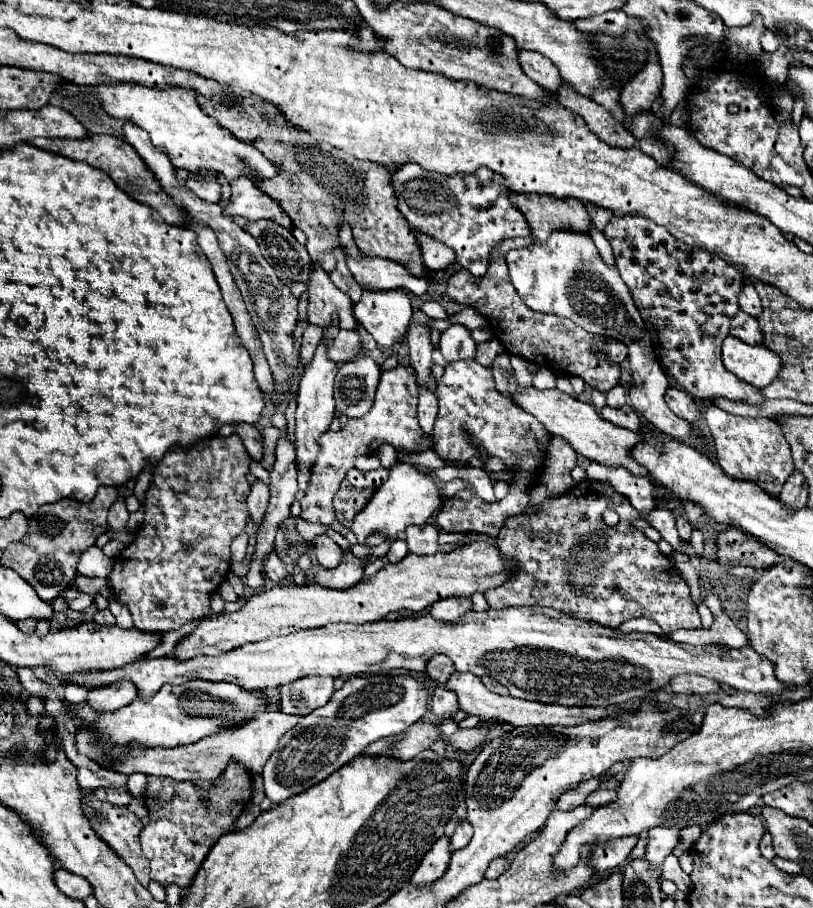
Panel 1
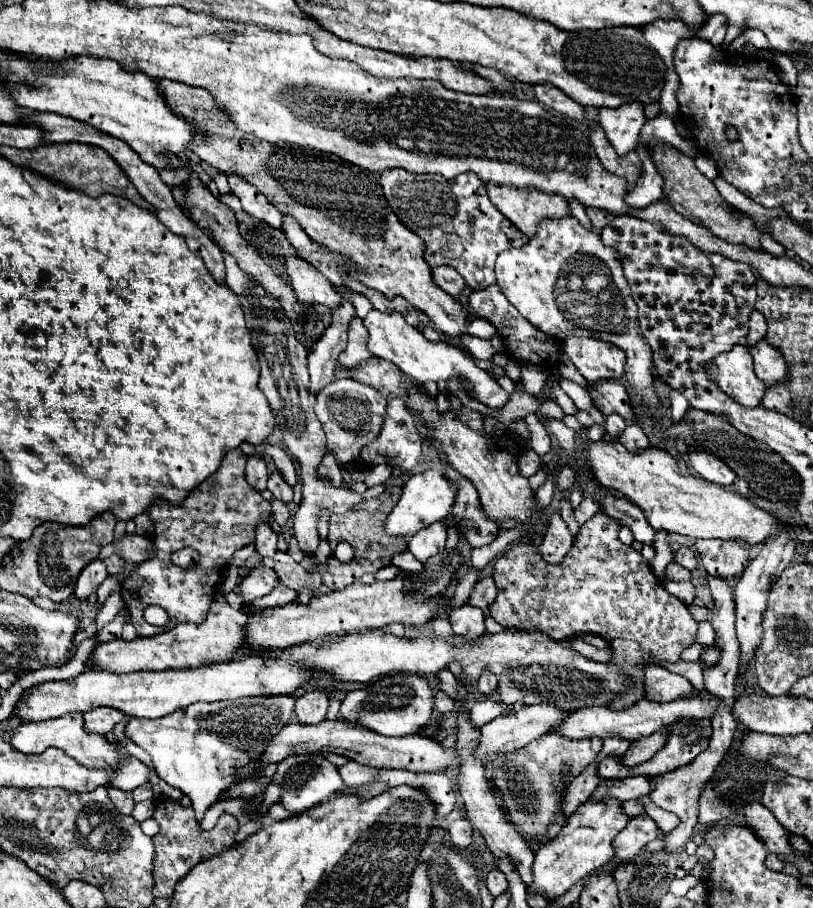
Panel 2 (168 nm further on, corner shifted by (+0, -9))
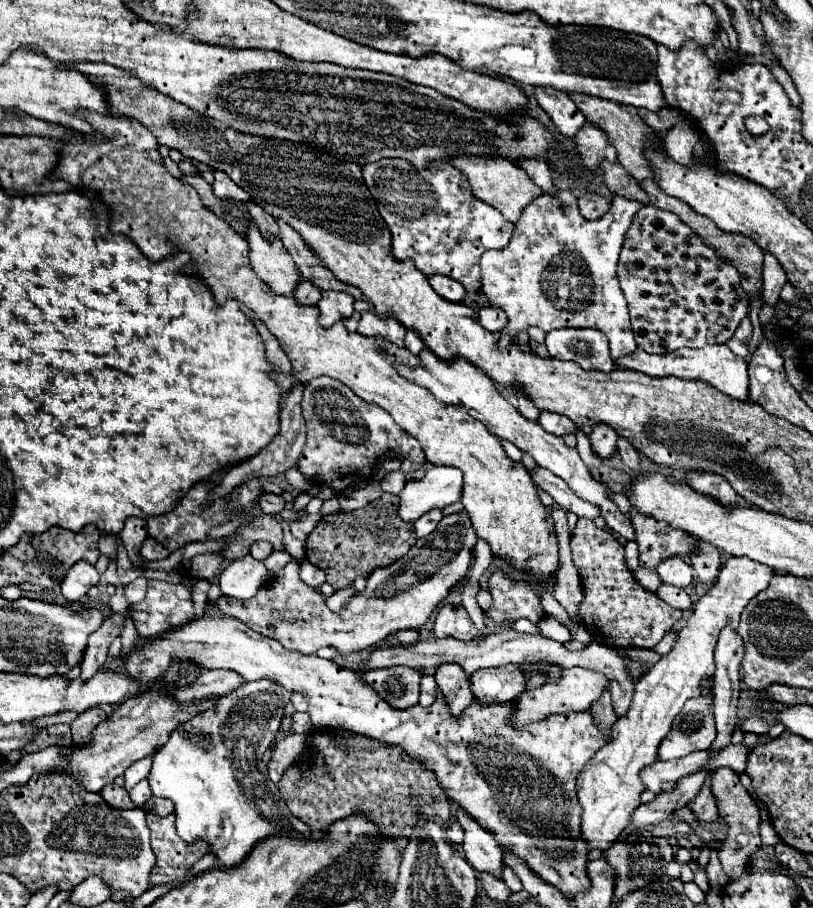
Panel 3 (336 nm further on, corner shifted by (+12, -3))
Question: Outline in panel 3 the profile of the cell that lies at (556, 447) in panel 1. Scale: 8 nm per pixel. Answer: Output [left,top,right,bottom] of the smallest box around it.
[551,509,583,625]

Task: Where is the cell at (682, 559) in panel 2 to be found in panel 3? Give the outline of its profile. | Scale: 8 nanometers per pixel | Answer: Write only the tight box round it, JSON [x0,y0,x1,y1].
[657,557,693,589]

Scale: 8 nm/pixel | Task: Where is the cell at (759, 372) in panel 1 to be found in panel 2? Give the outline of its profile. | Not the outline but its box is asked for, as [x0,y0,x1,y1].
[707,345,765,407]

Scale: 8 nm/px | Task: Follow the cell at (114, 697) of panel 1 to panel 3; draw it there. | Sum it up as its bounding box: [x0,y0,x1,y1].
[71,707,107,745]

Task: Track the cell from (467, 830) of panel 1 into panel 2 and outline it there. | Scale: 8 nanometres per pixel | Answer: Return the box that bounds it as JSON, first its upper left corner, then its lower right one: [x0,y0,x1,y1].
[449,819,473,851]

